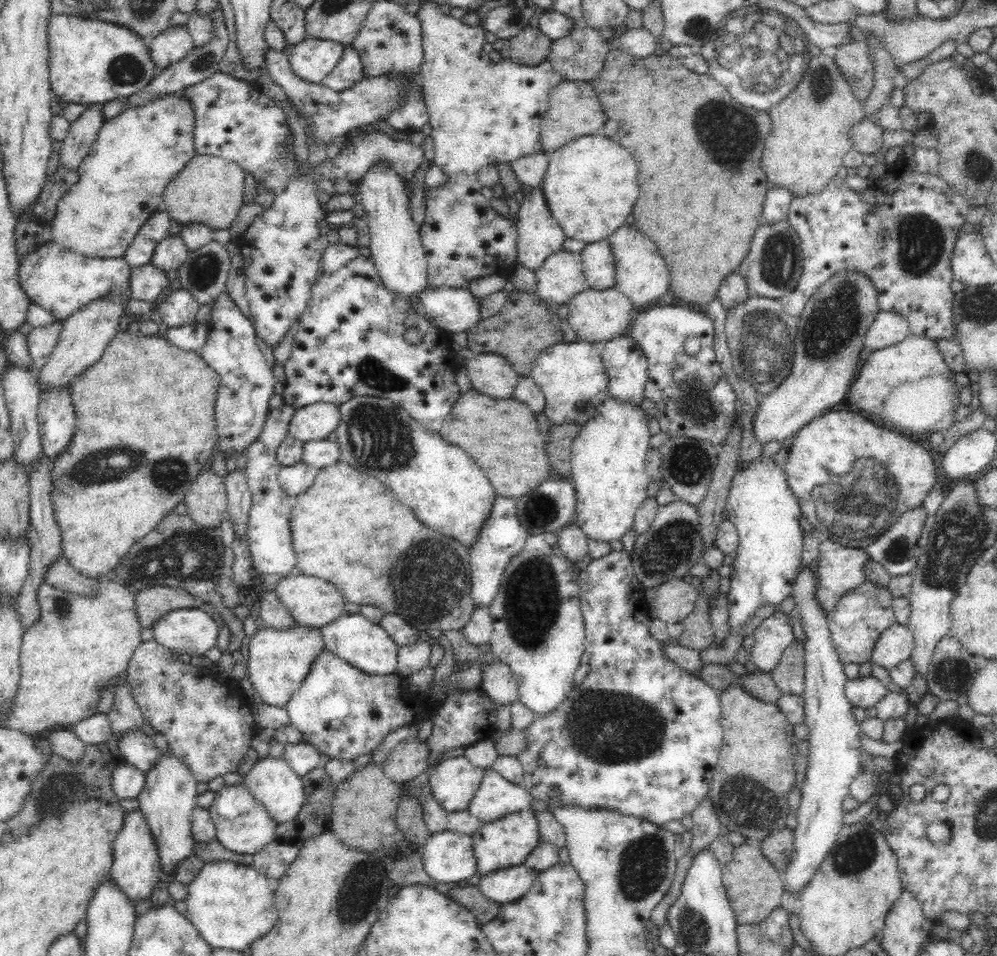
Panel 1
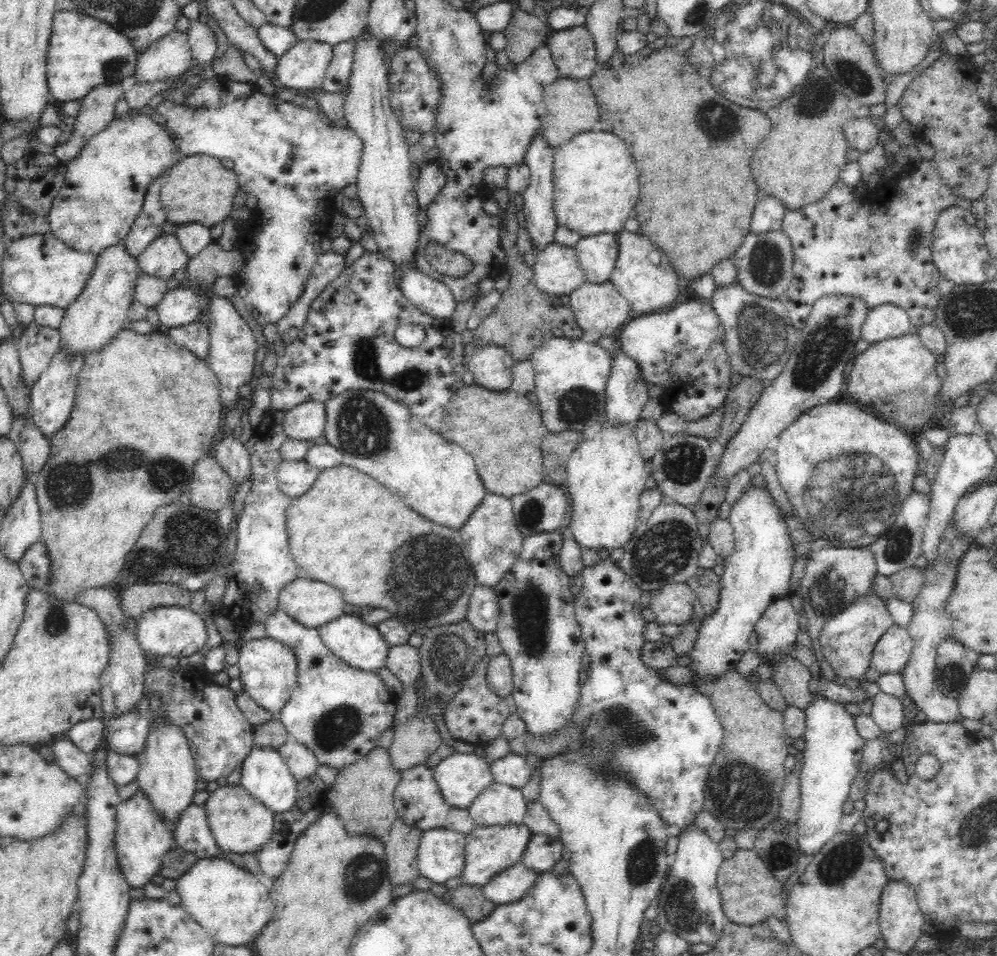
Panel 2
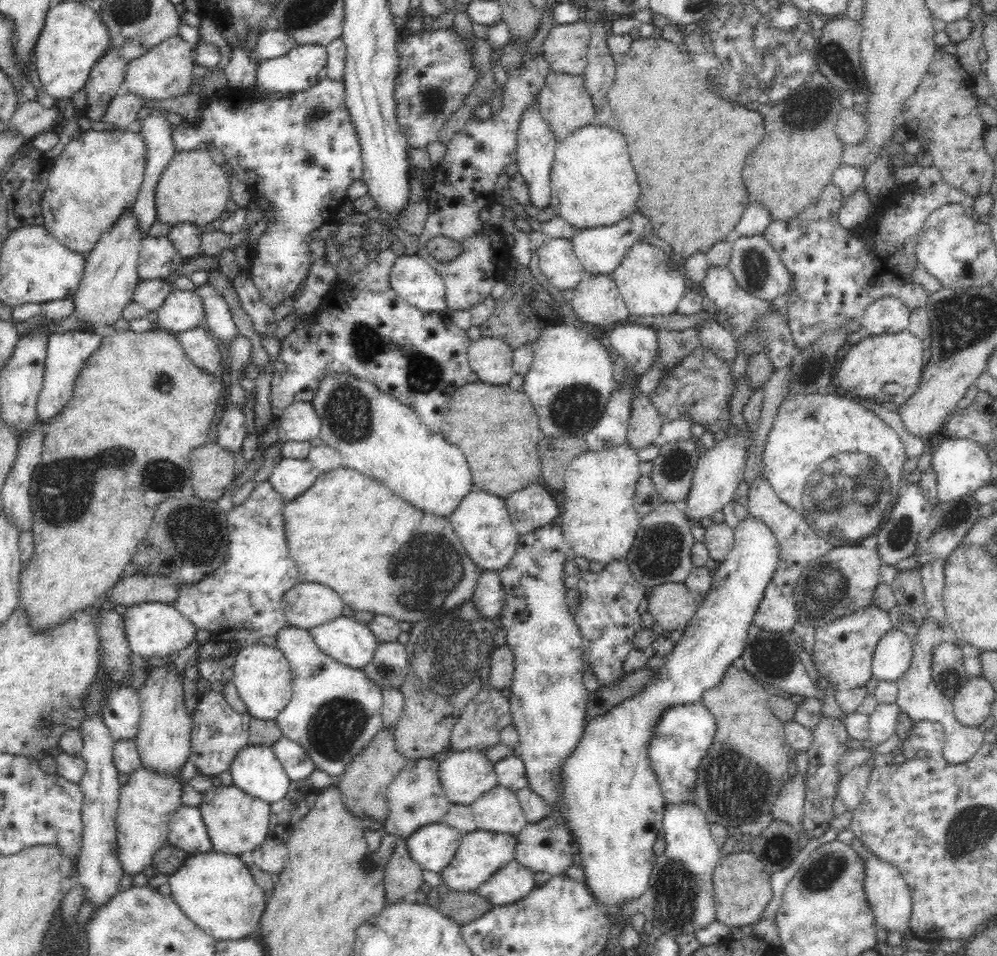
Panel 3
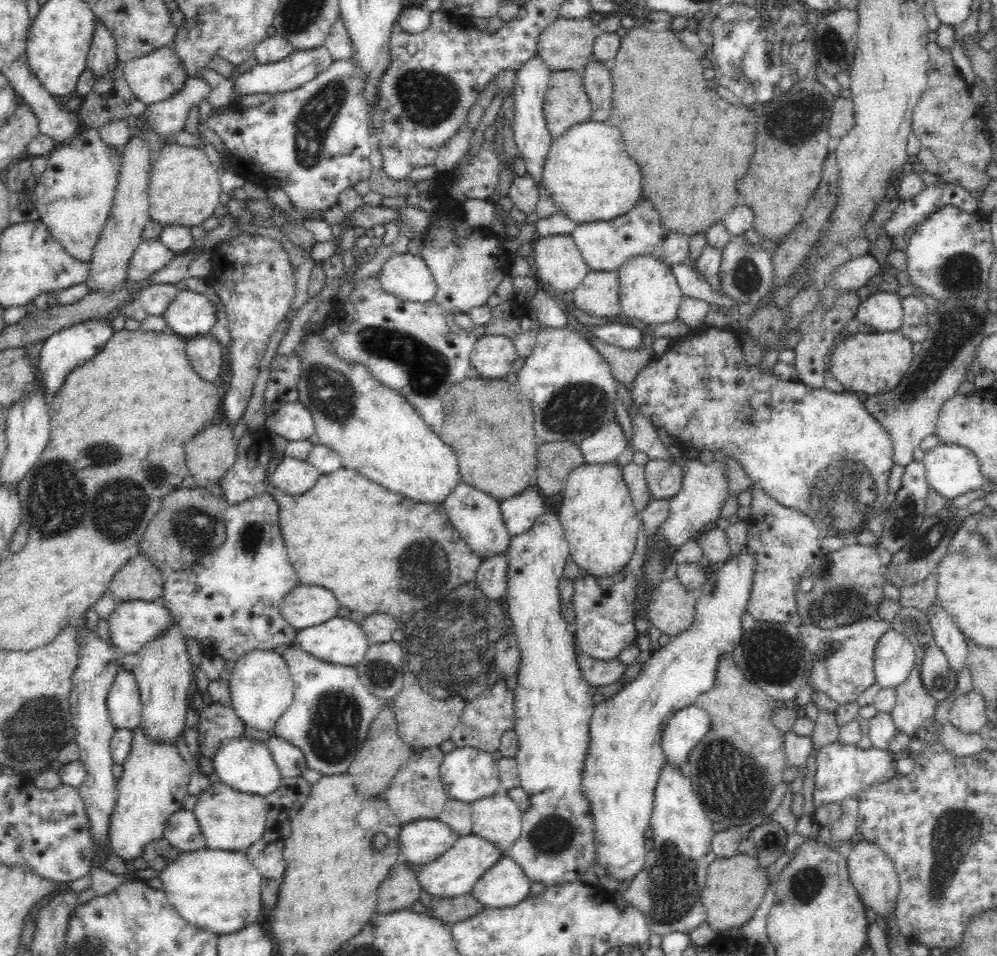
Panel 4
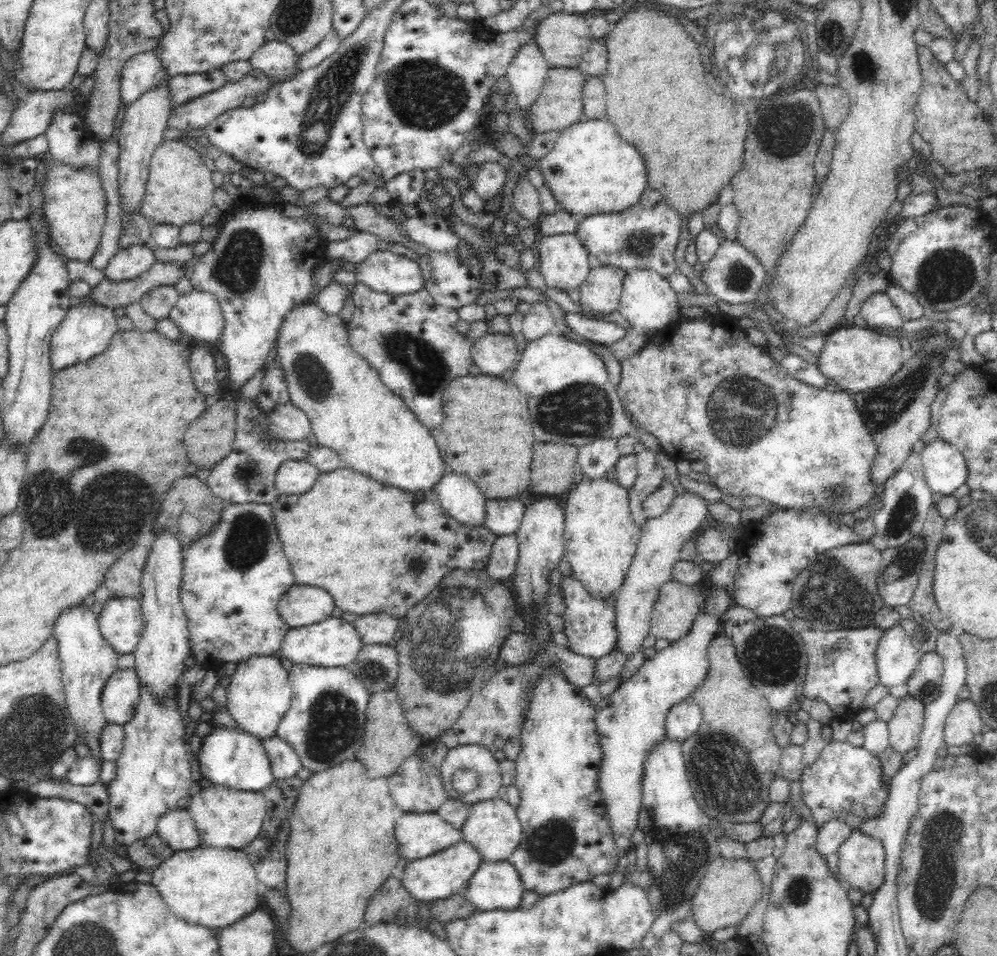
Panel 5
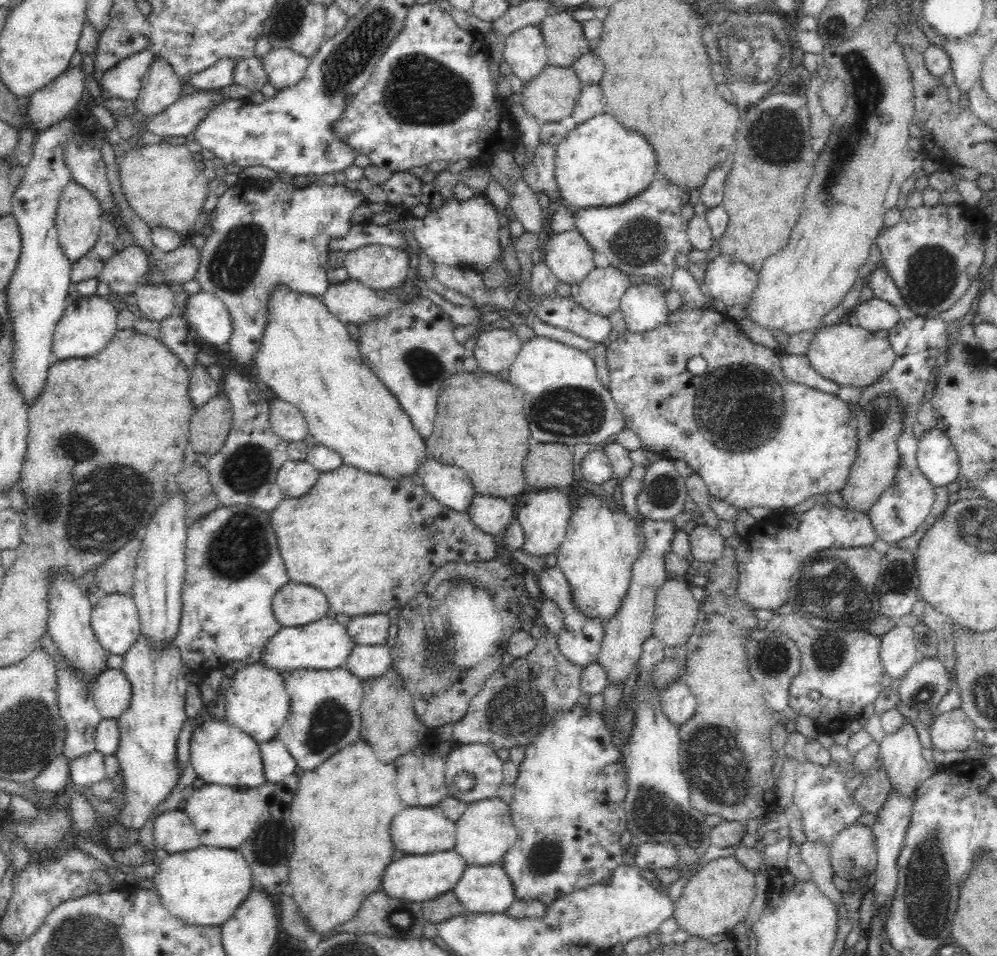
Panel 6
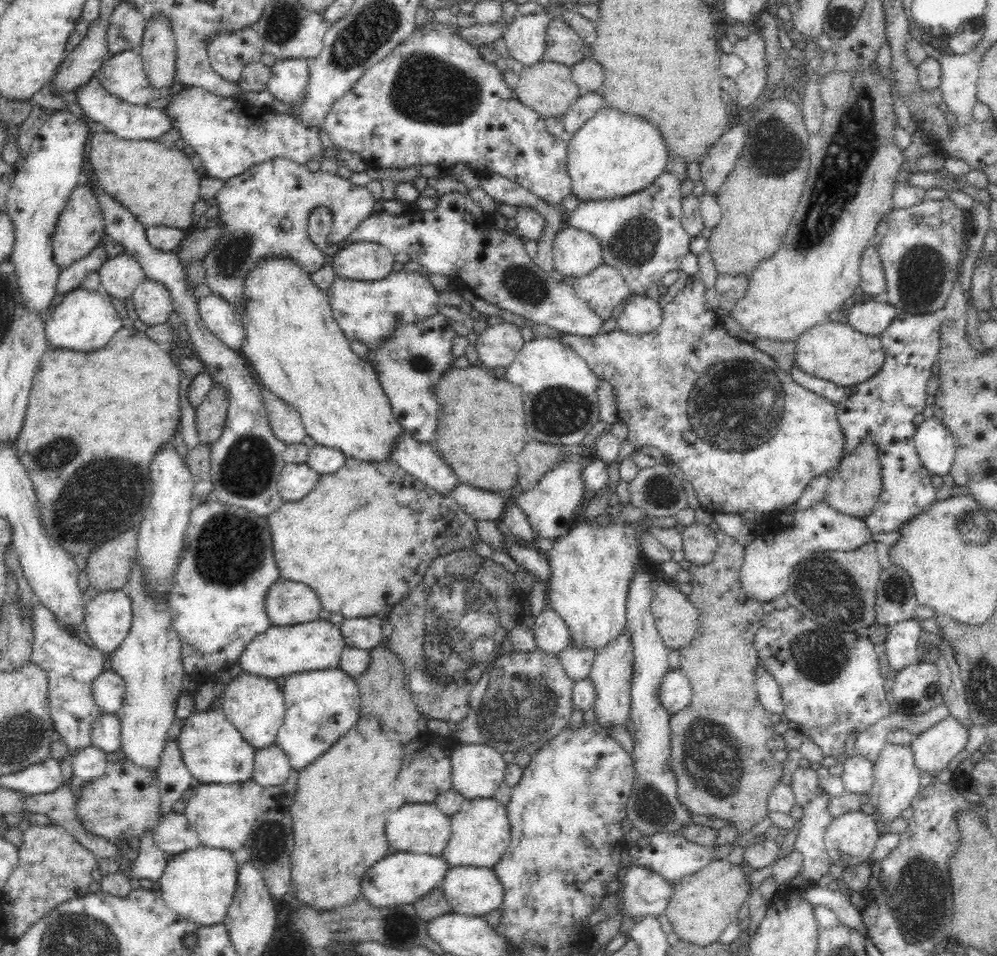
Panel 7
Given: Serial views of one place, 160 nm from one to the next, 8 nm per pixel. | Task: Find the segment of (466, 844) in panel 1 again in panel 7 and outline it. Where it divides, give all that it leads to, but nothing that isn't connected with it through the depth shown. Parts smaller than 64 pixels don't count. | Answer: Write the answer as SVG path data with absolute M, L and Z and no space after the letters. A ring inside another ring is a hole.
M434 803L404 804L396 812L388 814L386 838L388 846L397 851L438 856L443 853L451 834L451 817L436 808Z

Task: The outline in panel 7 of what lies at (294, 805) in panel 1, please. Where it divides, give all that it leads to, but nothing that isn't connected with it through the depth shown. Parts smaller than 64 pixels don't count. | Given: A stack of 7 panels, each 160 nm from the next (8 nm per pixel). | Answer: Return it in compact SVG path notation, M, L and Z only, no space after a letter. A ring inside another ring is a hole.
M222 710L196 711L184 718L177 738L180 757L192 778L204 784L227 785L250 780L254 770L255 748L244 741L241 733L227 720Z

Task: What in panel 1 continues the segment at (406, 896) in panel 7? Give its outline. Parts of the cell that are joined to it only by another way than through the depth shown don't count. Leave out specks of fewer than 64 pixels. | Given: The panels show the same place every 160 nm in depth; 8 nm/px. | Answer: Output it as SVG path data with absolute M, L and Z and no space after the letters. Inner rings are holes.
M532 808L507 814L495 821L485 822L471 834L471 837L472 850L476 857L476 872L480 877L506 867L522 864L541 840L536 815Z

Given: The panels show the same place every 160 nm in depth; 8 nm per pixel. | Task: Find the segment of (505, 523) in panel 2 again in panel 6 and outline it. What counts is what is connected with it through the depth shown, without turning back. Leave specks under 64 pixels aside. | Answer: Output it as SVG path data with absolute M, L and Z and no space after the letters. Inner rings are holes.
M430 456L418 466L416 474L423 480L426 490L442 506L451 510L466 511L472 502L472 494L476 493L464 470L458 466L446 465Z

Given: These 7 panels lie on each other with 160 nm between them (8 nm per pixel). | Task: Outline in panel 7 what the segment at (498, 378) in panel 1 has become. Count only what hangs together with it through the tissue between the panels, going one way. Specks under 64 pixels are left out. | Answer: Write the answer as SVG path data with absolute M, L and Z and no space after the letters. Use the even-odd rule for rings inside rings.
M508 322L488 326L477 335L475 347L484 368L508 366L525 343L520 328Z

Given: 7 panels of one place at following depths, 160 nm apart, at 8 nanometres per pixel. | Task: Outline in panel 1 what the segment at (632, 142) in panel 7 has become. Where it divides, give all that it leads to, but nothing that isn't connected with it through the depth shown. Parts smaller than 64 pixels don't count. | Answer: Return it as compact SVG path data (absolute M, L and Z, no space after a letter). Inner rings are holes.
M600 133L586 134L572 139L559 149L550 151L548 166L542 180L542 191L548 202L552 216L562 227L567 238L577 239L584 243L592 243L608 239L626 222L630 216L634 202L638 200L638 164L630 156L626 148L616 144L614 140L600 136Z

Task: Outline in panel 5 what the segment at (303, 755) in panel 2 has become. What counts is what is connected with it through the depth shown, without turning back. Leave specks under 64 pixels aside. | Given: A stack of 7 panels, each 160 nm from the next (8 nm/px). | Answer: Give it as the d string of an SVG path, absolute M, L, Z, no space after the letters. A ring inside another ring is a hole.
M272 736L262 739L261 743L268 755L274 779L296 777L296 773L303 768L298 754L282 738Z

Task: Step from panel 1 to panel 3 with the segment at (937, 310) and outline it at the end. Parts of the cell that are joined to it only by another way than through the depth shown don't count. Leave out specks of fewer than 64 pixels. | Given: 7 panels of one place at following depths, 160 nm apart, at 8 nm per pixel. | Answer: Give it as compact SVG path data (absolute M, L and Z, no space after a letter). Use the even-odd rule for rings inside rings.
M932 164L923 168L920 178L914 182L913 192L908 193L904 198L898 198L894 206L886 210L886 214L882 214L882 206L880 206L880 210L874 214L870 222L857 228L846 229L840 226L838 212L843 206L843 197L832 182L822 190L817 204L808 206L798 218L769 223L762 235L776 250L780 261L790 271L791 278L796 280L796 289L787 300L787 314L791 335L798 350L814 345L824 333L836 333L846 328L850 322L860 321L868 304L872 304L876 298L895 296L910 310L925 308L928 291L922 285L910 280L910 270L917 264L915 247L918 234L923 230L926 218L946 204L960 204L973 217L977 217L972 211L975 200L964 191L951 188L941 178L940 171Z

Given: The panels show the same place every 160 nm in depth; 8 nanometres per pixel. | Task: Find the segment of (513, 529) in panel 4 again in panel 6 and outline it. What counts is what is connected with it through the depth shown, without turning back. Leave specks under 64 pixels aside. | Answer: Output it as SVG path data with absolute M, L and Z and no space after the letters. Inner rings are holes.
M475 493L472 502L466 508L472 522L488 534L495 535L504 531L504 526L510 524L512 504L502 497Z

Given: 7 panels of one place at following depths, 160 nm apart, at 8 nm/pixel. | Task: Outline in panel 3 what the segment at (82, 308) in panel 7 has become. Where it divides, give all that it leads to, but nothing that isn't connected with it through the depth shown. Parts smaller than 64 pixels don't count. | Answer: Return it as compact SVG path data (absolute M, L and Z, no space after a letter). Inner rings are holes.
M68 330L48 334L46 360L44 366L43 387L37 398L37 418L47 423L54 414L58 414L68 398L72 398L72 386L91 354L98 350L105 332L94 330Z

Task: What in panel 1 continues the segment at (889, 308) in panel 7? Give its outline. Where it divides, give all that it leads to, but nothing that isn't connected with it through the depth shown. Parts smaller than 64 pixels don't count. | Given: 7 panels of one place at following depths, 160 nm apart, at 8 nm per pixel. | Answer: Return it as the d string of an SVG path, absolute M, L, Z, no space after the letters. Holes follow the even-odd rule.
M880 310L875 322L865 336L865 346L870 350L880 350L892 346L911 335L910 324L904 316L888 310Z

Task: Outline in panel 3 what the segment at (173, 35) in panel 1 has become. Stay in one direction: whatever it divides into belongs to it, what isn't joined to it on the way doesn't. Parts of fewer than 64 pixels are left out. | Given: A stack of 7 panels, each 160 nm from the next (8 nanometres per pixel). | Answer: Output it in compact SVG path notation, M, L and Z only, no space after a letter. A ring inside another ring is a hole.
M178 34L153 46L147 53L144 53L144 56L127 61L123 91L144 97L148 101L187 95L192 86L192 68L194 64L192 64L190 45Z

